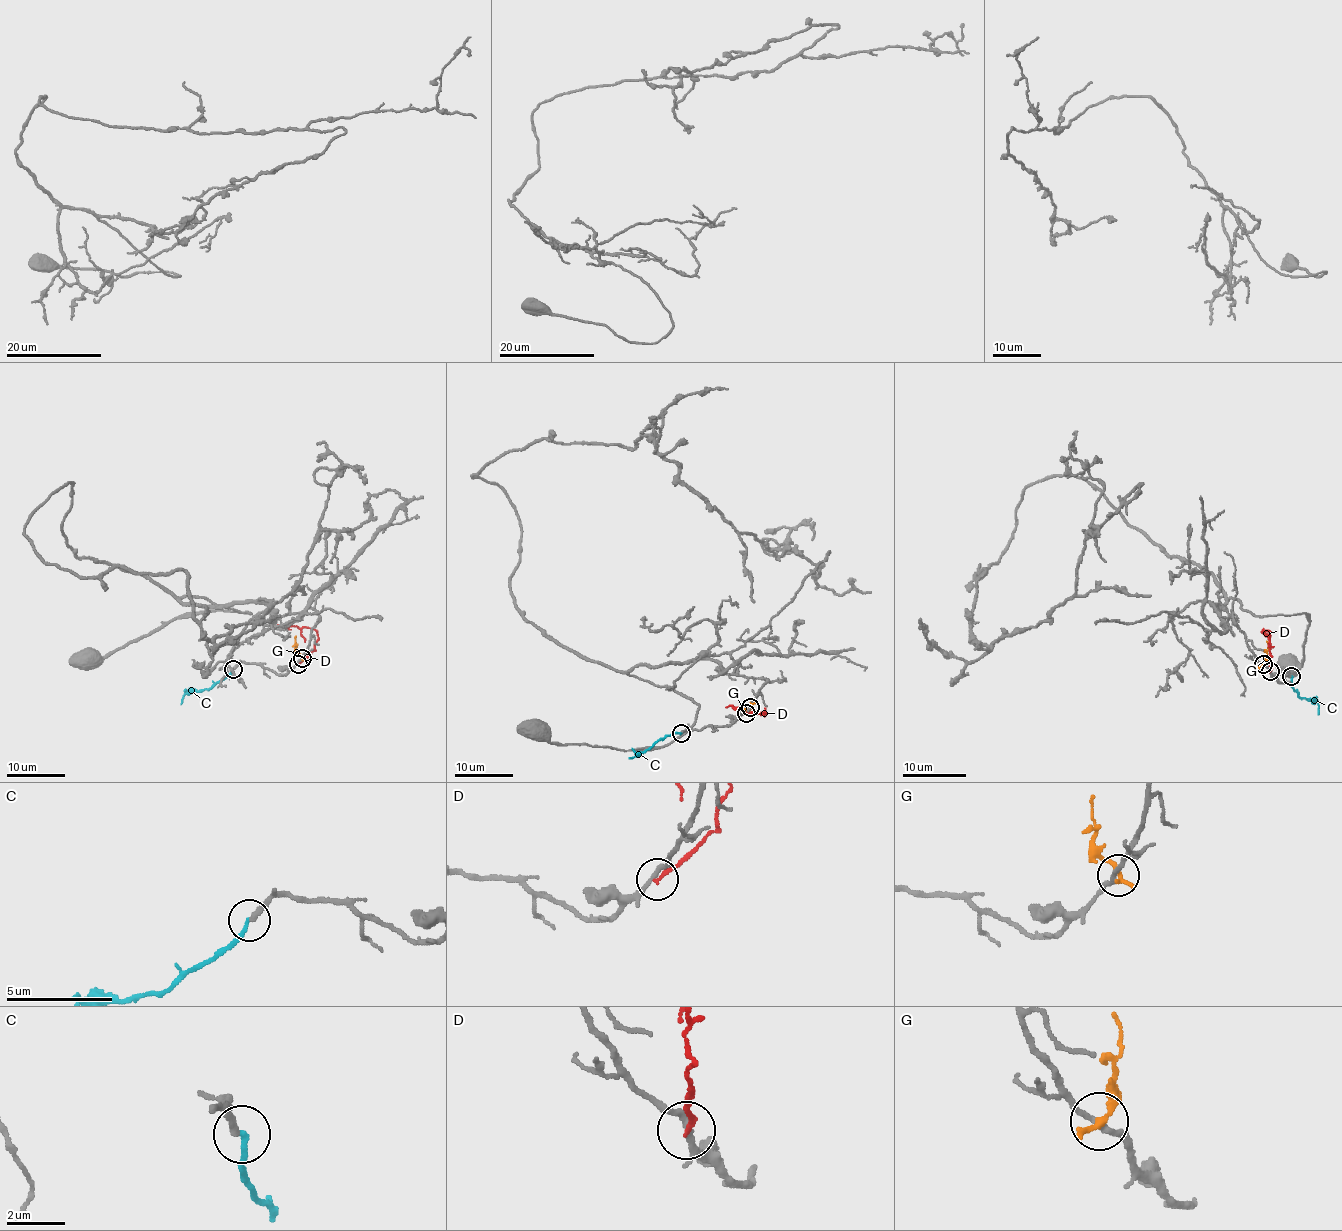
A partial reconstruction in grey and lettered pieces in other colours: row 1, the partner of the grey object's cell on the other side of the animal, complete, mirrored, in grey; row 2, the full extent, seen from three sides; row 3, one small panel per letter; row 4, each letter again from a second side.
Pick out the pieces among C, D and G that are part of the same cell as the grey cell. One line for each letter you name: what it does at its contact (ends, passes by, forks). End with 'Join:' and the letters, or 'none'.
C: it ends there
Join: C

